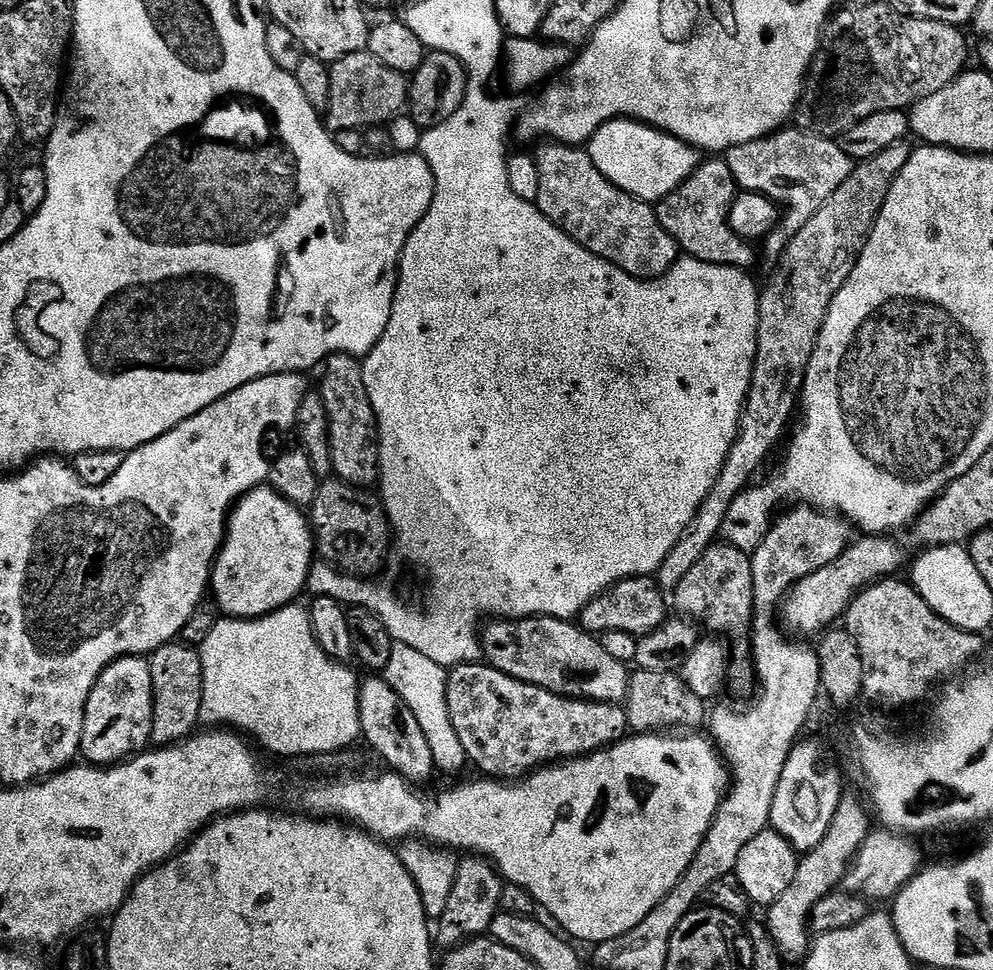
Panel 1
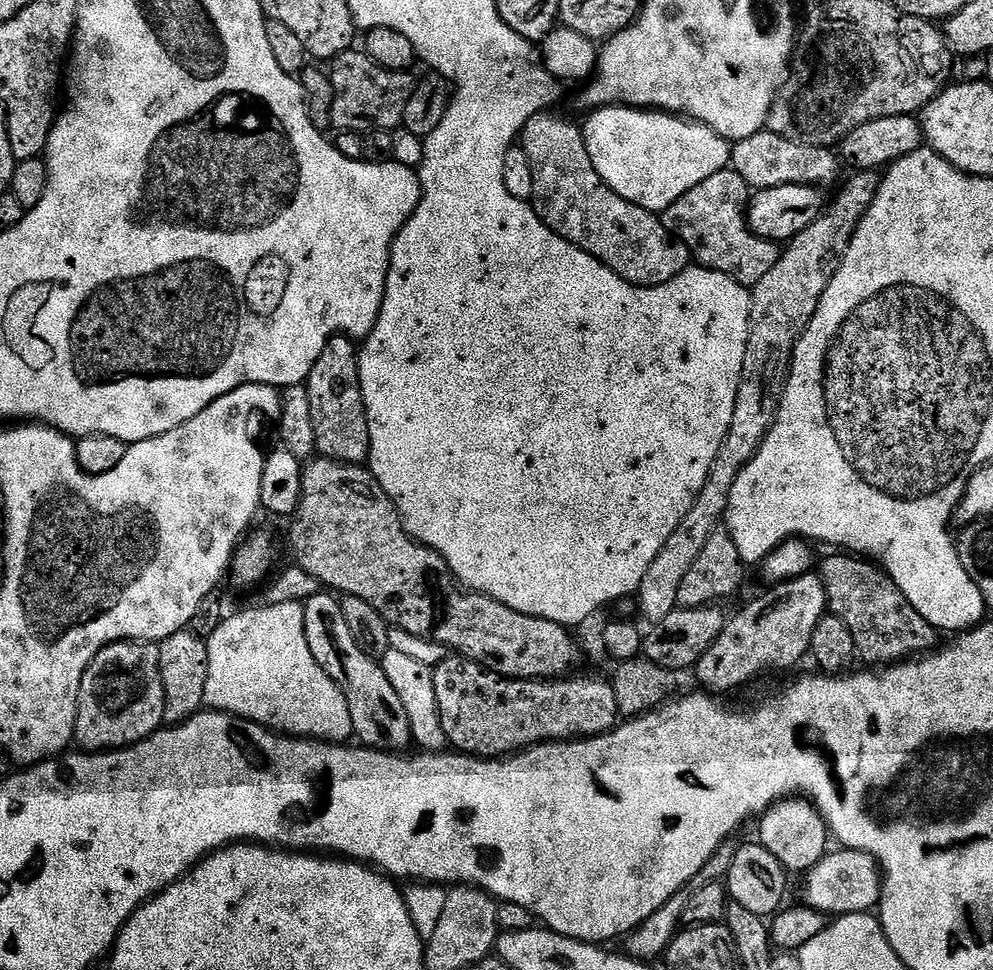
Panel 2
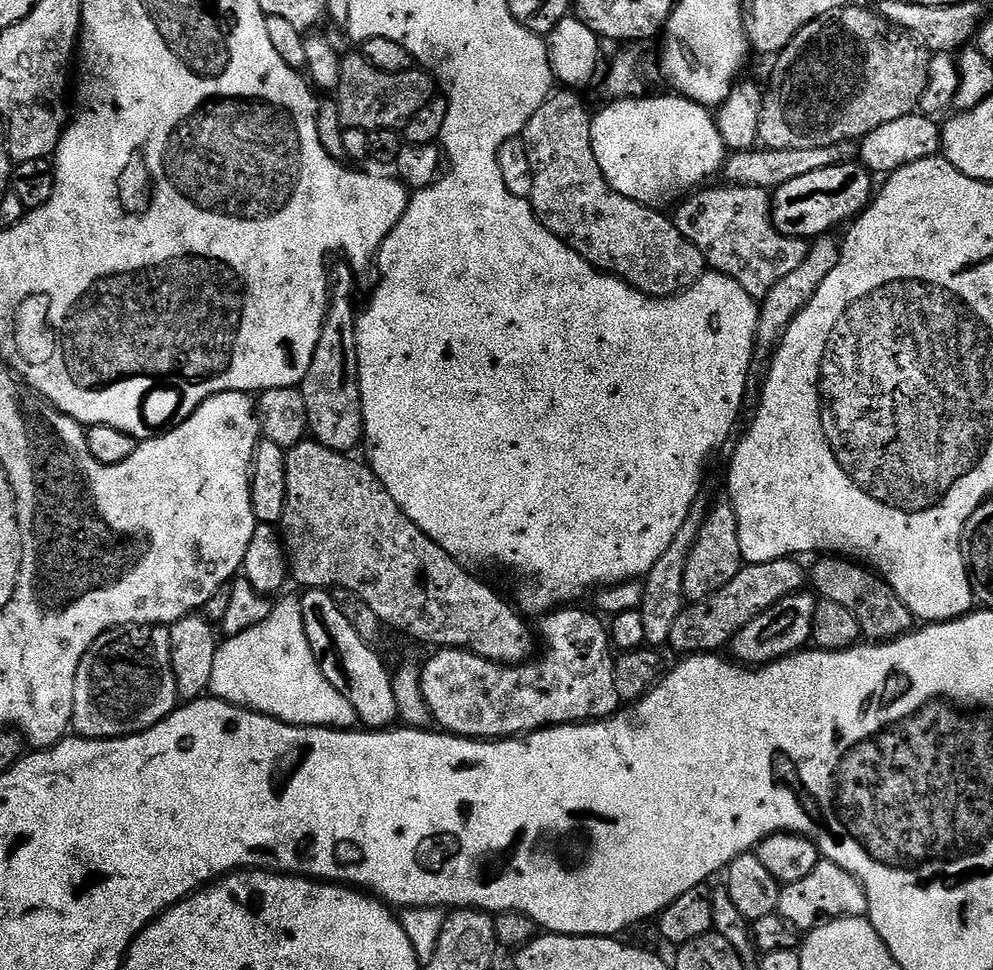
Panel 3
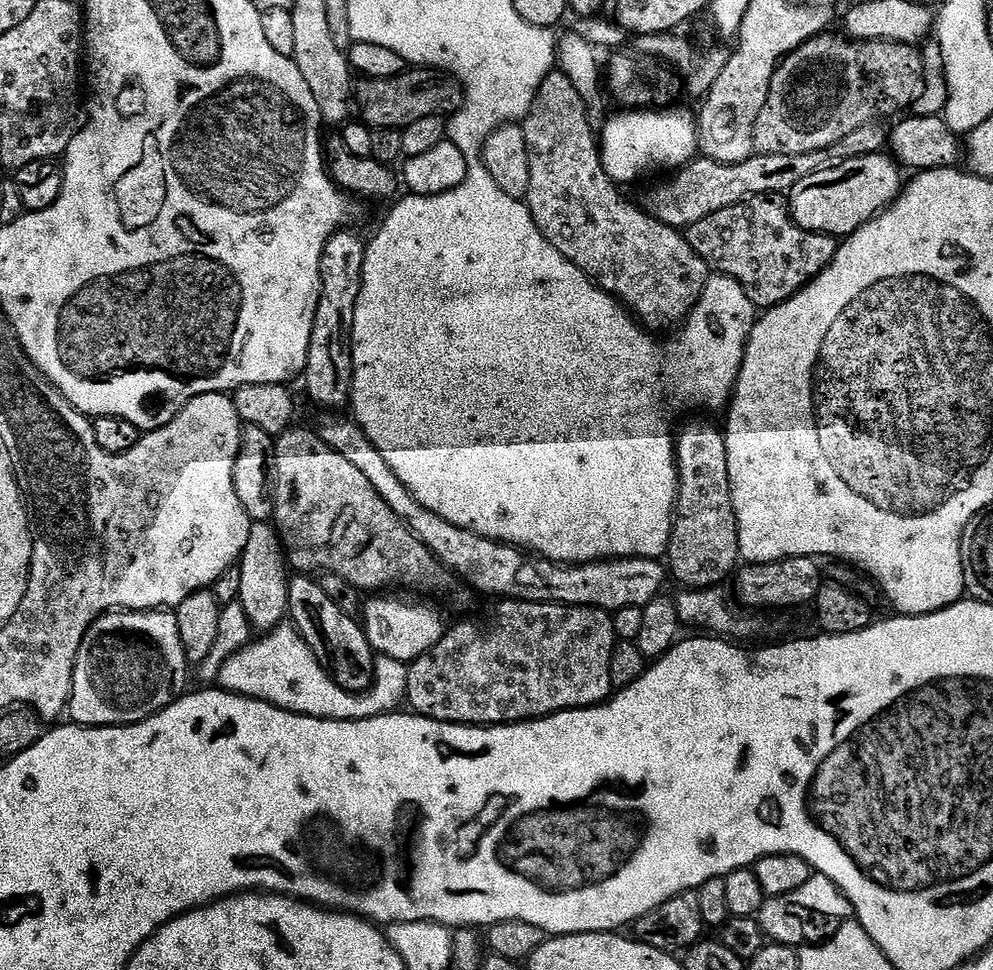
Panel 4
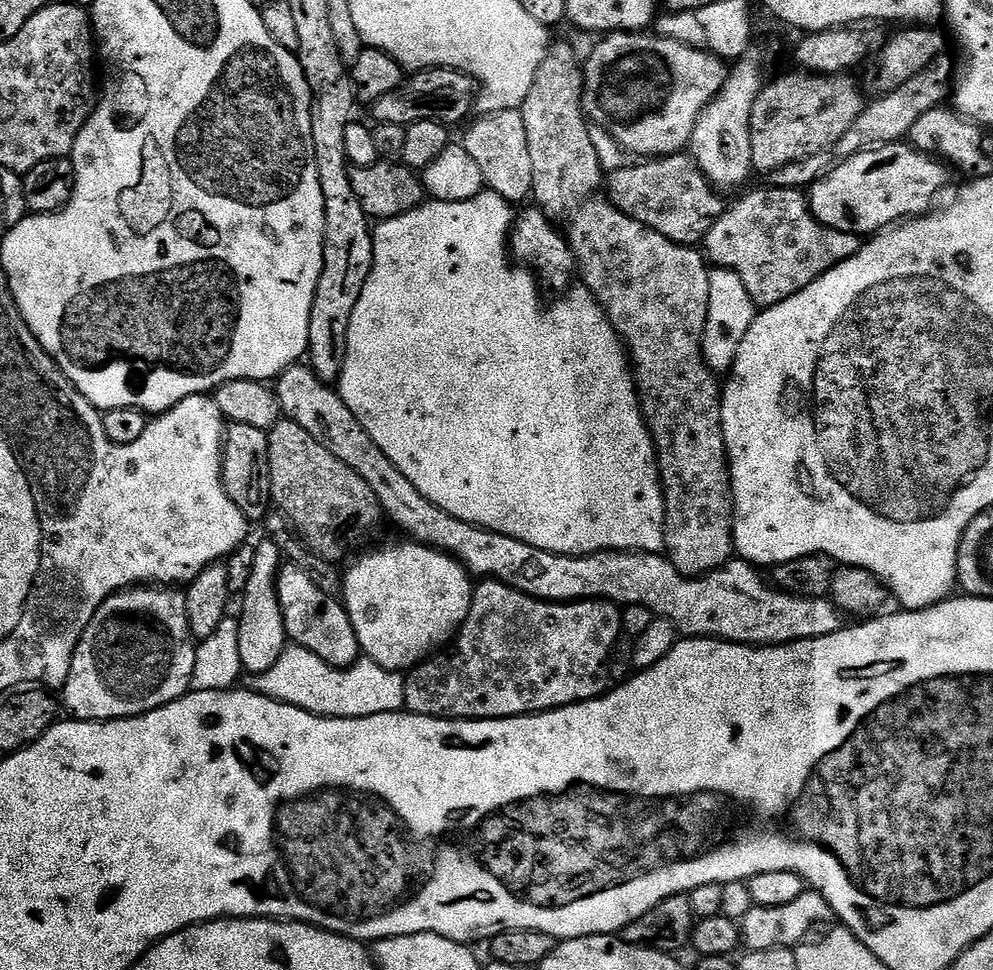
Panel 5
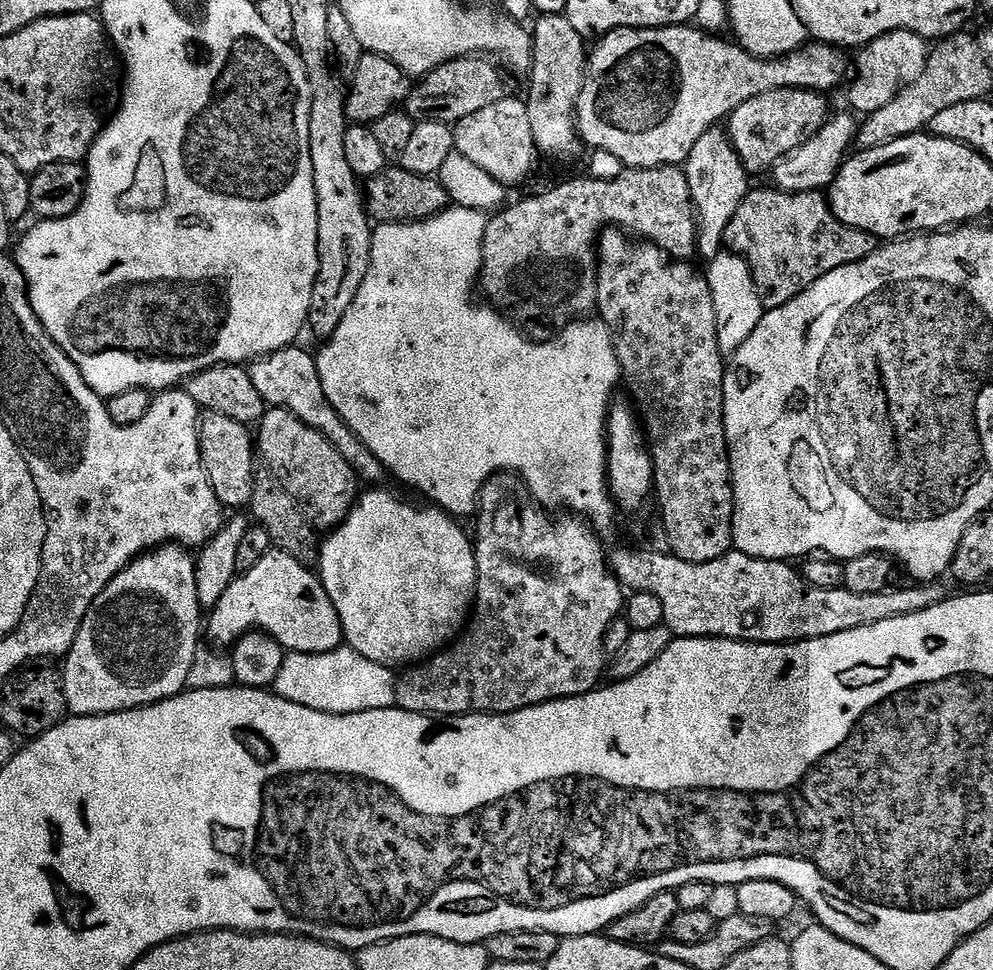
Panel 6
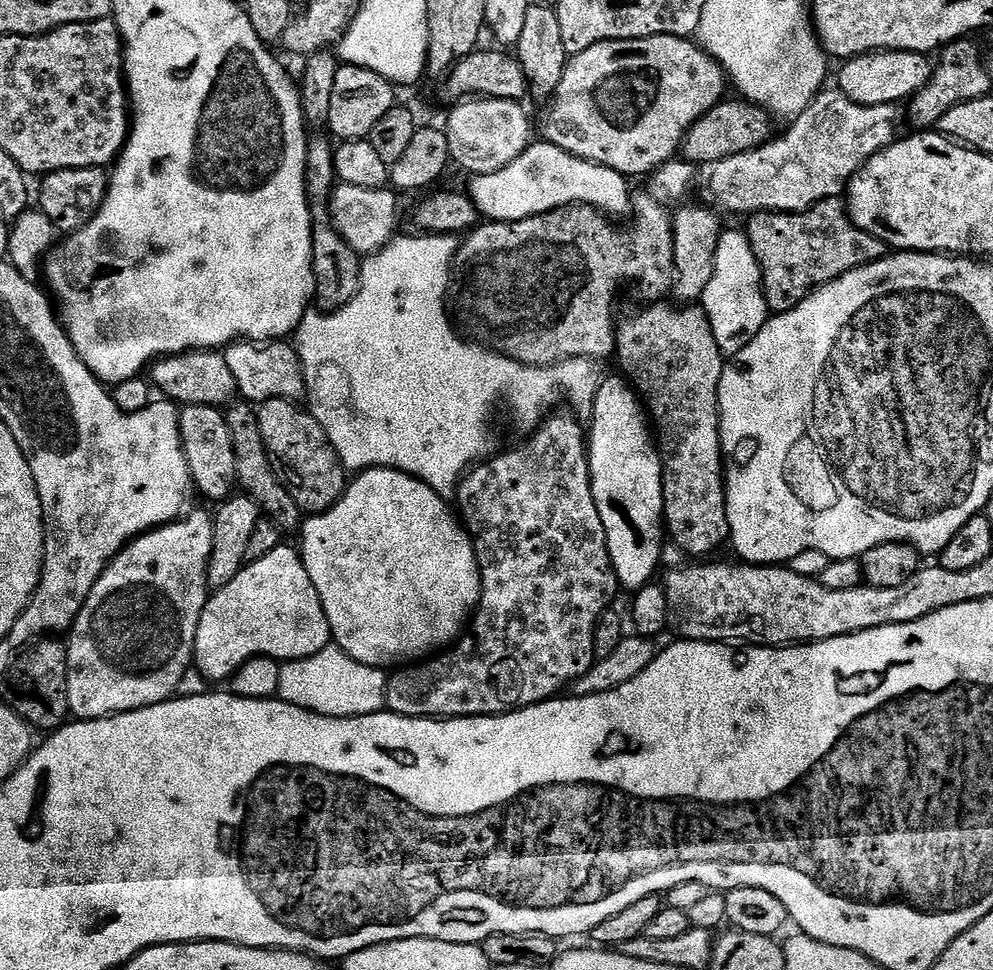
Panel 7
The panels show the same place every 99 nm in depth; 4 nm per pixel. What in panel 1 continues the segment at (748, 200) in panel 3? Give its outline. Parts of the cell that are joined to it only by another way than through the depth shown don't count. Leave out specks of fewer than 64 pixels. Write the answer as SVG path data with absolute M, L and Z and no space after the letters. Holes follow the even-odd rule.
M704 158L696 165L696 169L666 198L656 205L656 217L662 222L662 230L674 238L677 249L685 257L702 262L710 262L714 266L730 266L731 268L751 269L756 260L756 252L749 241L734 234L728 221L732 204L738 195L738 185L734 174L730 174L730 166L724 158Z

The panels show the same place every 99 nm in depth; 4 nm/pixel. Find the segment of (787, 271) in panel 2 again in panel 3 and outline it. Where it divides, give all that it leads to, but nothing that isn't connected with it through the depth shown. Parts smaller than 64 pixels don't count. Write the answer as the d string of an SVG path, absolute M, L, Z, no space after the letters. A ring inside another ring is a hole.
M832 234L815 237L811 241L802 266L798 266L798 270L794 270L794 274L782 278L782 282L778 282L778 286L774 286L774 290L770 290L770 294L764 296L760 304L760 321L756 331L757 353L768 354L775 349L776 345L780 343L784 329L808 305L810 298L814 298L818 286L822 286L822 282L826 282L826 274L830 274L830 270L834 270L834 266L838 266L841 245L838 243L837 237L836 240L834 237L835 235ZM697 506L692 509L686 522L682 522L682 530L678 530L678 534L674 534L674 542L670 542L670 547L663 552L662 558L658 558L658 562L654 562L648 575L643 577L644 593L638 611L642 614L642 623L646 629L644 642L649 649L660 650L660 647L663 649L667 645L670 629L674 626L678 614L682 614L682 610L686 607L684 598L686 562L690 558L690 550L698 538L700 528L704 524L706 512L702 508Z

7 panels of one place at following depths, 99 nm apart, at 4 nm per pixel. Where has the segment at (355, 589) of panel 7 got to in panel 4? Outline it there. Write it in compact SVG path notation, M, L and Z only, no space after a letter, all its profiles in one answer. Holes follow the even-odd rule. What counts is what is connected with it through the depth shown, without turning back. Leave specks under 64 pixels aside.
M380 594L375 598L369 599L372 600L369 604L367 601L367 603L363 605L362 627L364 633L368 636L368 640L372 643L373 653L379 654L381 657L387 658L392 662L400 662L396 660L404 660L403 662L417 660L418 657L427 654L427 652L445 636L446 623L444 624L444 620L440 617L438 609L431 608L428 604L403 604L402 601L395 600L392 596L395 595Z

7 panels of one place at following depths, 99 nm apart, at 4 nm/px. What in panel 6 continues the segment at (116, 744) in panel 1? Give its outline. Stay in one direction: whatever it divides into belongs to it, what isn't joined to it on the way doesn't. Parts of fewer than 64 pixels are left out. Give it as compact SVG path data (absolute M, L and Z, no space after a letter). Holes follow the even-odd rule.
M166 544L152 551L144 553L132 561L127 568L123 568L117 576L108 583L106 590L94 598L78 634L74 638L72 648L63 657L64 697L68 703L68 711L72 716L109 716L111 712L131 712L134 708L146 708L149 704L156 704L159 700L169 700L172 696L179 696L188 688L190 666L194 666L194 658L202 641L202 609L198 602L198 586L196 585L196 562L193 553L179 544Z

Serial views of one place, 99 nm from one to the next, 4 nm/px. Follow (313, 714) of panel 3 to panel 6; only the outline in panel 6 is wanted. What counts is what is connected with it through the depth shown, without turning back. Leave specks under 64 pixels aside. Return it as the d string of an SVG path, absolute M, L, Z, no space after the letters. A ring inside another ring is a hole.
M341 646L326 654L294 652L285 655L274 683L274 692L298 706L345 716L393 707L396 702L397 679L397 673L393 669L370 662L352 648Z

